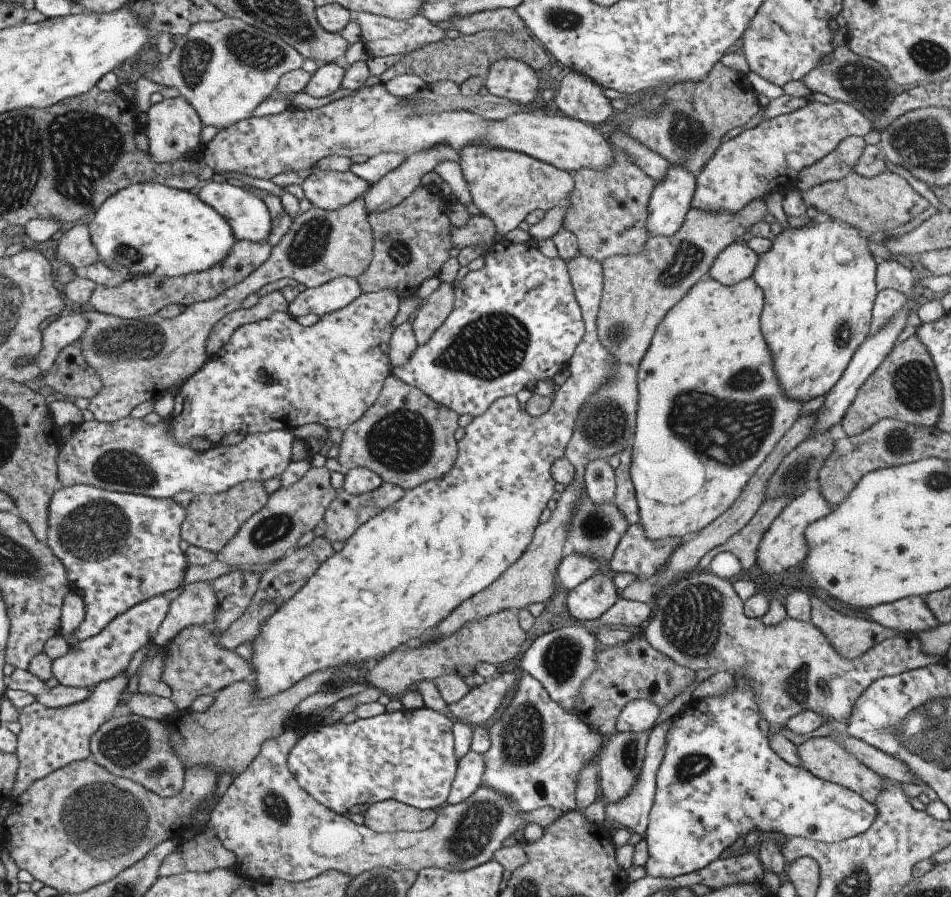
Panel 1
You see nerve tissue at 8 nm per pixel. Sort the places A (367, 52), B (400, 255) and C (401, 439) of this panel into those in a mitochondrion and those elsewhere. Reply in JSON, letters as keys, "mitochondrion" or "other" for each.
{"A":"other","B":"mitochondrion","C":"mitochondrion"}

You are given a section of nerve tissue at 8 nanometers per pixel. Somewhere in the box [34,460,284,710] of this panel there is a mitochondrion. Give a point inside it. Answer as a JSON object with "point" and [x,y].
{"point":[92,529]}

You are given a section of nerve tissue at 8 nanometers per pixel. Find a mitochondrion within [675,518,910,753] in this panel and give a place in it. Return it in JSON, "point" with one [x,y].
{"point":[794,687]}

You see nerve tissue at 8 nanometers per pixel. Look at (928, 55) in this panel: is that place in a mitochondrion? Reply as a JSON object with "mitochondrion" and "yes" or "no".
{"mitochondrion":"yes"}

